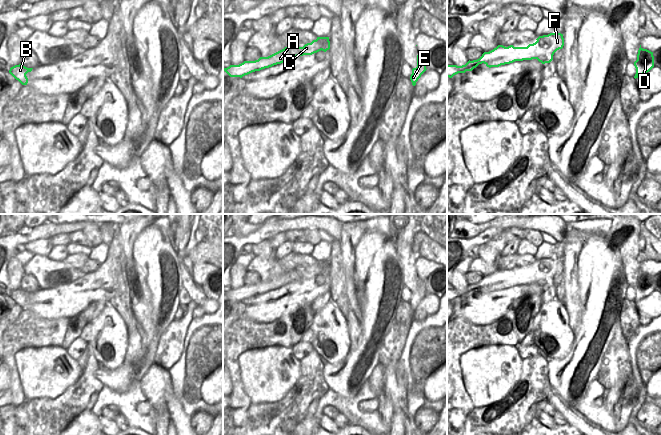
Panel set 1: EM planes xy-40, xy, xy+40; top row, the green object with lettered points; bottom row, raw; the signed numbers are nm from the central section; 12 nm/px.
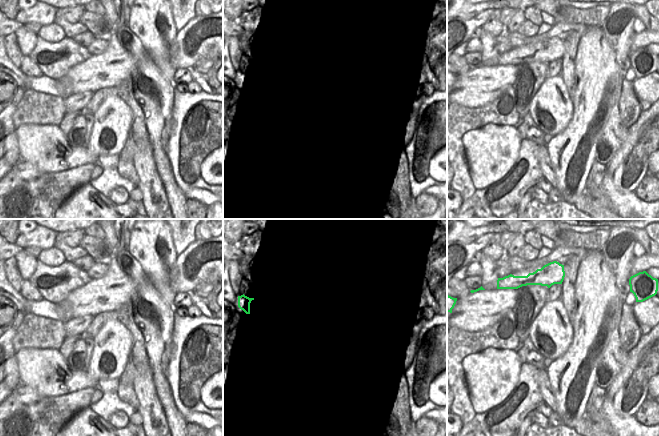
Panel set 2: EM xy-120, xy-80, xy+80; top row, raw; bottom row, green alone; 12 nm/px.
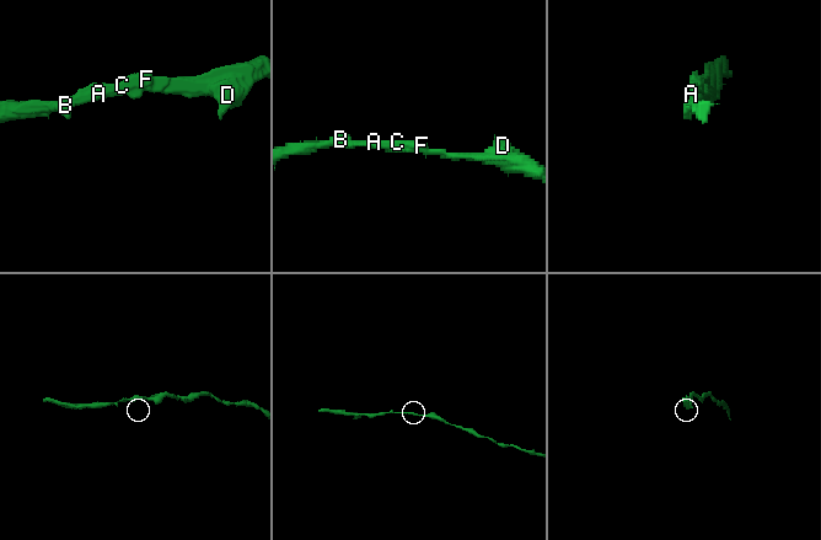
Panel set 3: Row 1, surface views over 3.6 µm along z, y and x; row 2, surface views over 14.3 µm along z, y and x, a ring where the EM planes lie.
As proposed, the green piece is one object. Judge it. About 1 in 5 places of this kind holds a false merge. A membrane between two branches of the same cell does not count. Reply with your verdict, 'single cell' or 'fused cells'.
single cell

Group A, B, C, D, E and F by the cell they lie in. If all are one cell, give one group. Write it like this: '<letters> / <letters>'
A B C D E F

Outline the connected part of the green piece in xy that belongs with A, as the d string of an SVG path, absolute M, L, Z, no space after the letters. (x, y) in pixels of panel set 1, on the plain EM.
M317 261L311 267L305 268L303 271L285 271L284 273L268 280L260 281L255 285L244 285L239 289L230 289L227 292L223 292L230 301L240 301L248 299L255 295L260 295L265 292L272 291L277 288L281 288L293 281L312 279L319 275L326 276L330 273L329 261Z

